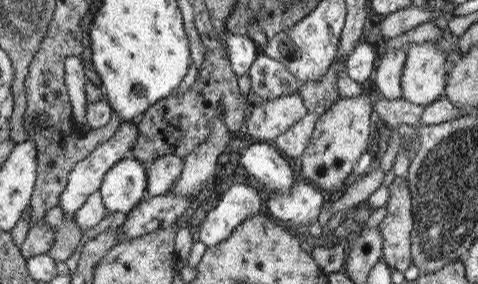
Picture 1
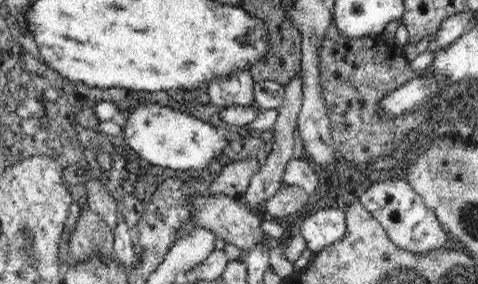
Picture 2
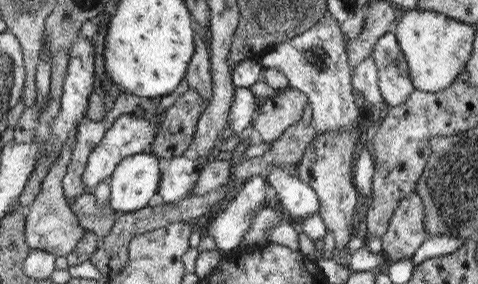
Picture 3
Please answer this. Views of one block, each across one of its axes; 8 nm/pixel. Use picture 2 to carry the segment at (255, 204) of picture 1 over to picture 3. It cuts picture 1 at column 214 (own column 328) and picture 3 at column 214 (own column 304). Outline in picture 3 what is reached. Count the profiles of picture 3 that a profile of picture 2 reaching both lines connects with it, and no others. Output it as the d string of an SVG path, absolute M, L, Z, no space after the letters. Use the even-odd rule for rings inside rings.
M255 176L243 182L241 190L225 204L225 208L211 220L207 236L213 238L215 246L225 254L239 246L247 228L251 226L257 206L265 200L267 180L265 176Z

